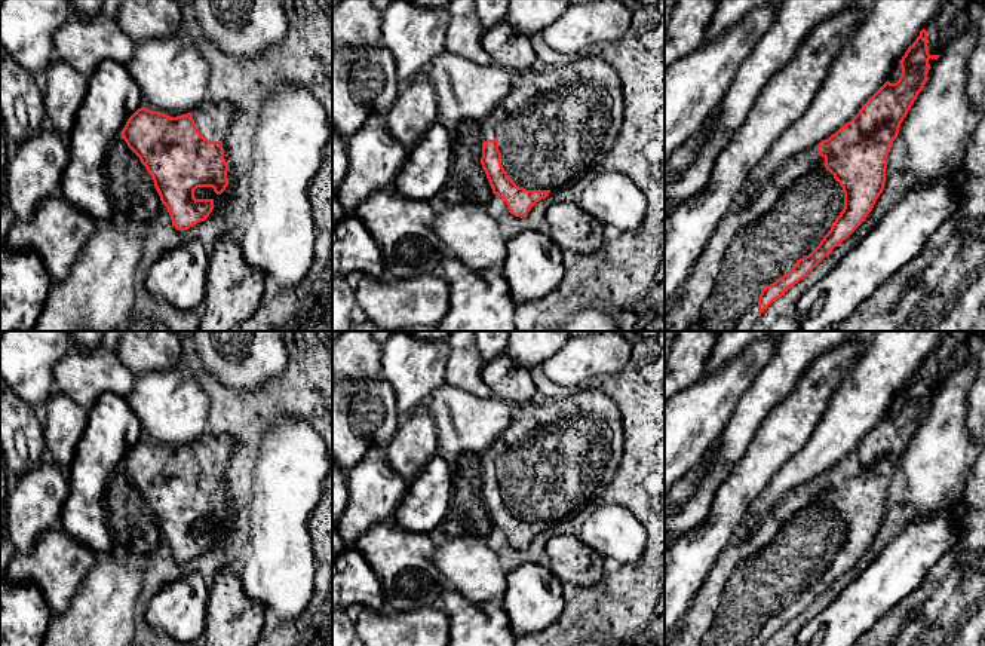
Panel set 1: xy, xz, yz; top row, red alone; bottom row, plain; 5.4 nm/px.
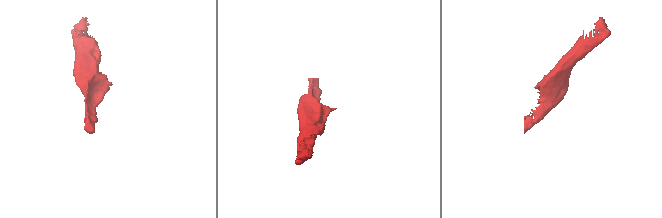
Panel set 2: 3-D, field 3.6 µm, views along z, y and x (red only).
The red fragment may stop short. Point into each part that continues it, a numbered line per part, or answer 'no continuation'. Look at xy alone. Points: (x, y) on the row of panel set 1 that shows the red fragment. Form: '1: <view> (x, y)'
1: xy (201, 192)

